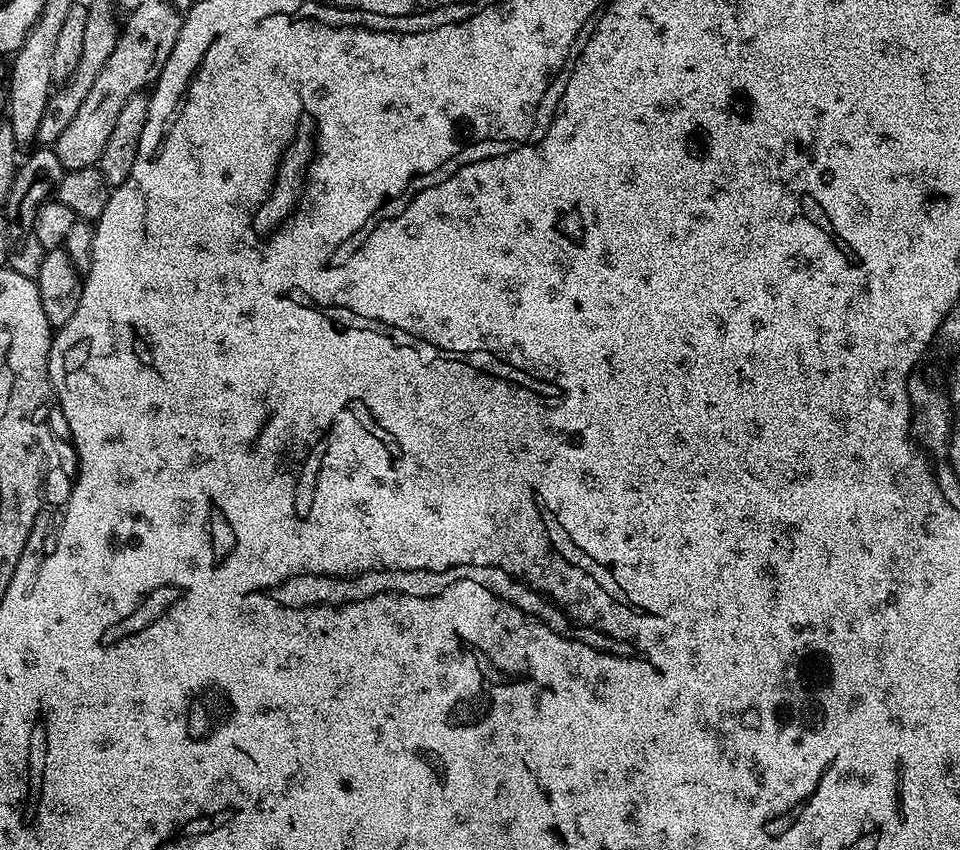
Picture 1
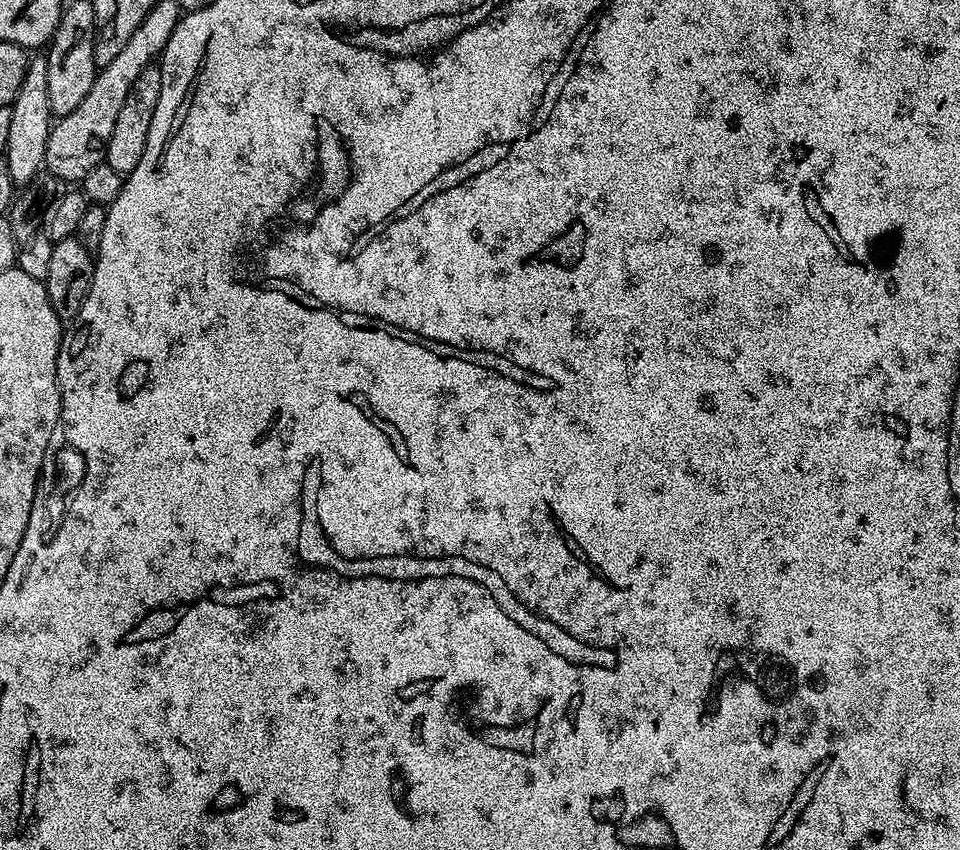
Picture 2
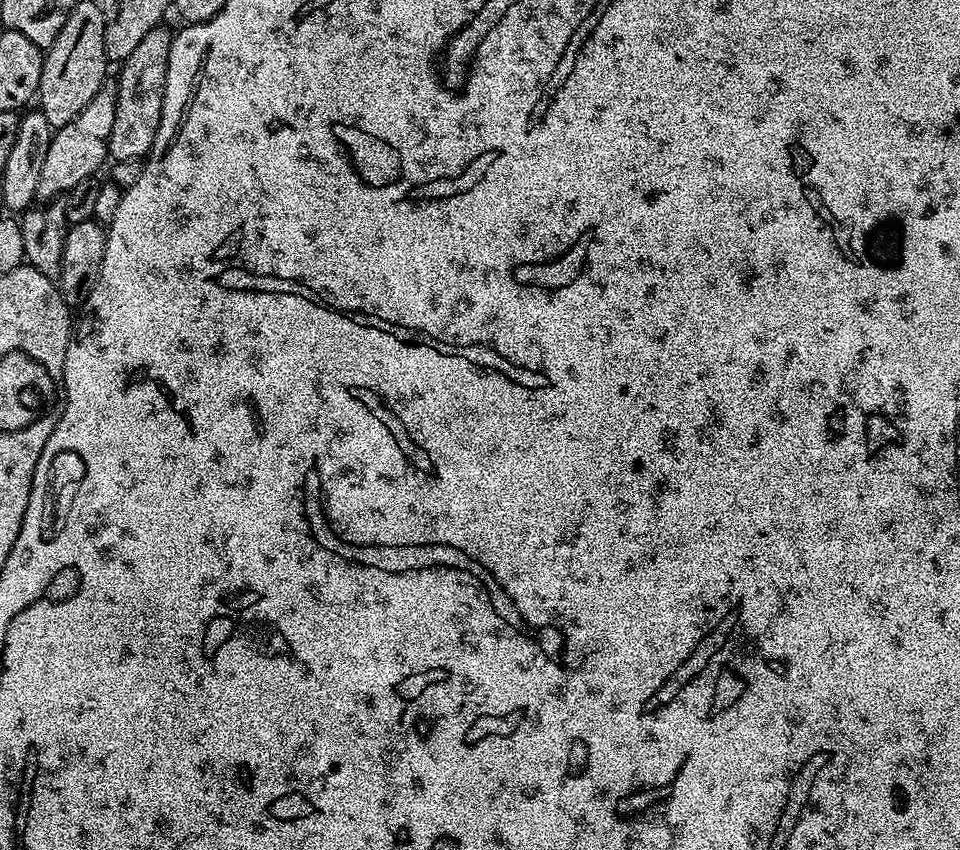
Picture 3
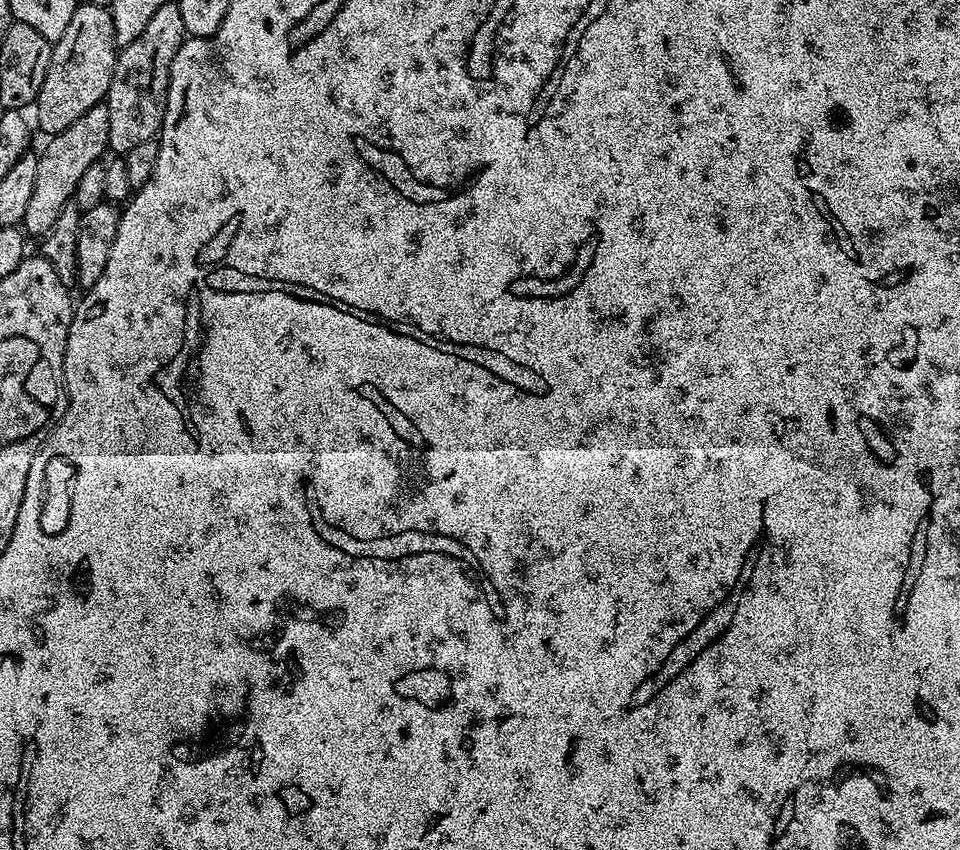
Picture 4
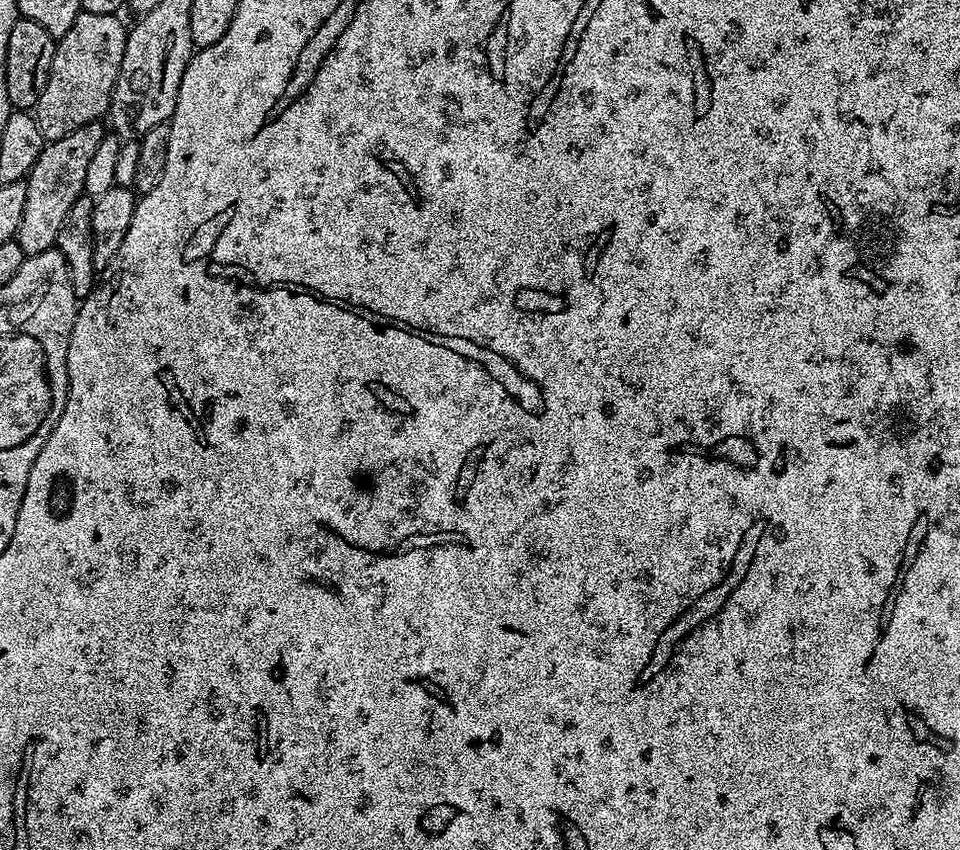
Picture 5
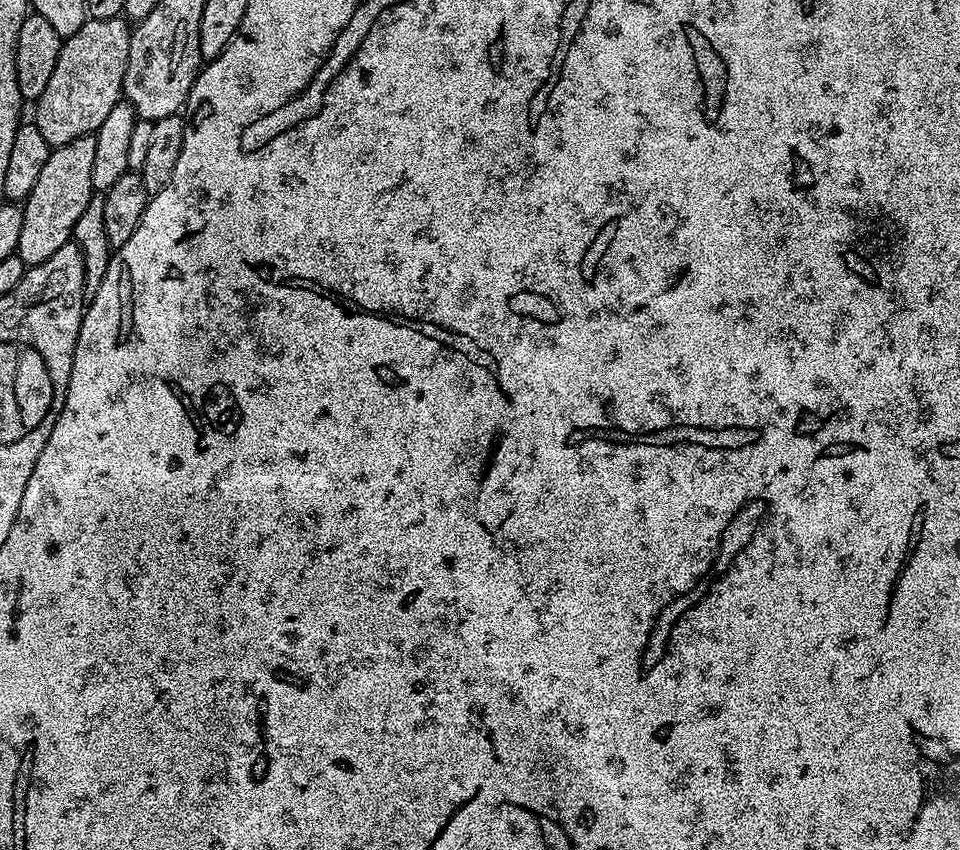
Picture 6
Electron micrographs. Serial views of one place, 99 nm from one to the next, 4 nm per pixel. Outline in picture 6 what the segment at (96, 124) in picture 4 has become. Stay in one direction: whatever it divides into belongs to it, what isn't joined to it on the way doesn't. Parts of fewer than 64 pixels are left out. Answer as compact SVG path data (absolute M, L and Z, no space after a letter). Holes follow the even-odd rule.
M95 135L74 138L62 146L52 148L34 190L30 190L27 200L23 201L24 217L22 218L22 235L18 237L16 255L22 258L26 266L41 264L50 258L50 254L62 250L72 240L74 222L82 215L82 210L94 194L92 175L94 174Z

